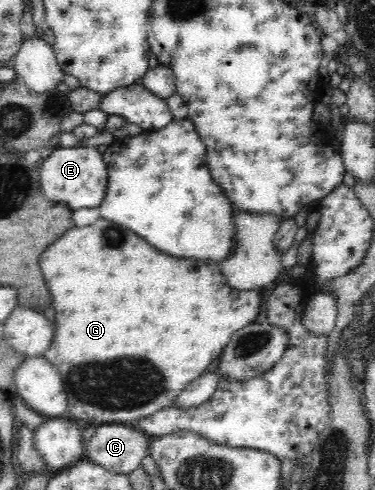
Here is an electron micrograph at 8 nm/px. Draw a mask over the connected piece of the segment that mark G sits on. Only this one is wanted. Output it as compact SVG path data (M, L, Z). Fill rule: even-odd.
M99 218L97 223L91 227L85 226L81 229L69 229L61 239L57 239L41 257L41 269L45 275L45 281L53 293L55 299L55 311L57 311L57 325L55 325L55 339L52 338L51 348L44 354L46 359L59 370L62 378L62 388L66 393L67 411L69 415L81 421L87 421L87 425L99 427L103 424L119 424L123 421L141 420L147 416L153 415L160 409L167 408L177 399L178 393L185 388L185 385L197 379L207 365L213 360L217 360L223 347L227 345L227 340L235 331L242 329L245 325L254 323L261 312L261 303L263 302L261 290L253 292L237 292L229 286L225 277L221 273L219 263L209 263L207 261L187 261L179 257L163 257L163 253L155 253L143 237L135 237L136 233L131 229L117 225L113 221Z

